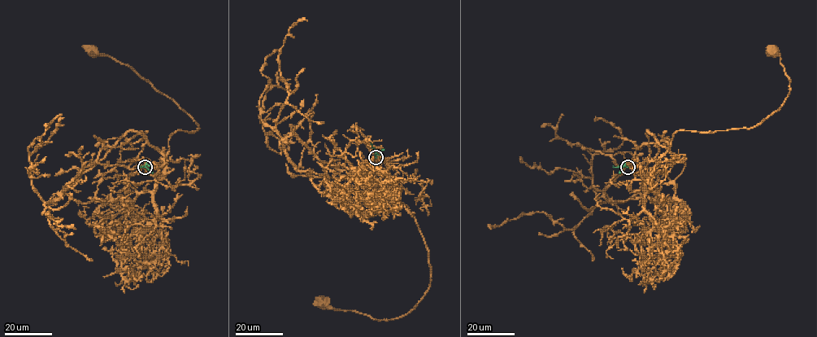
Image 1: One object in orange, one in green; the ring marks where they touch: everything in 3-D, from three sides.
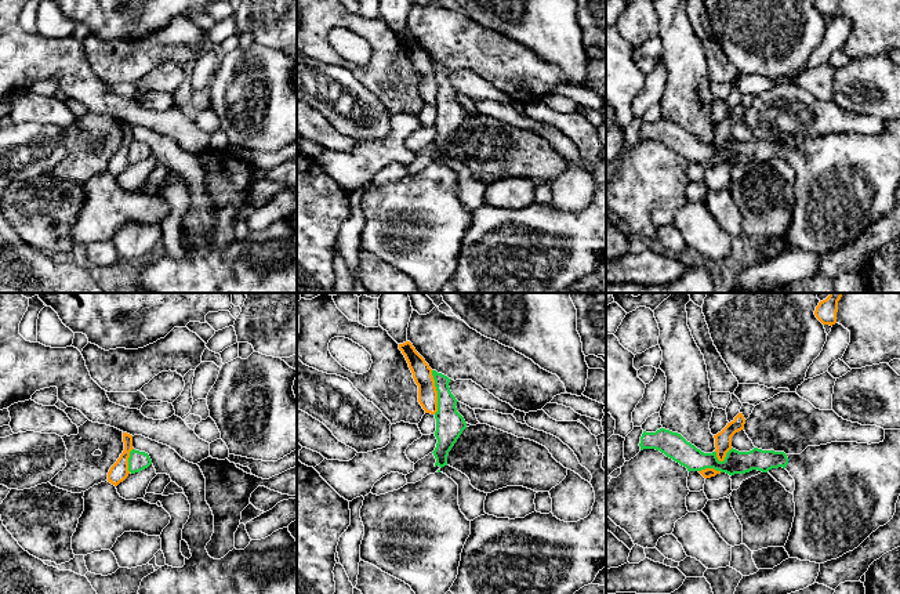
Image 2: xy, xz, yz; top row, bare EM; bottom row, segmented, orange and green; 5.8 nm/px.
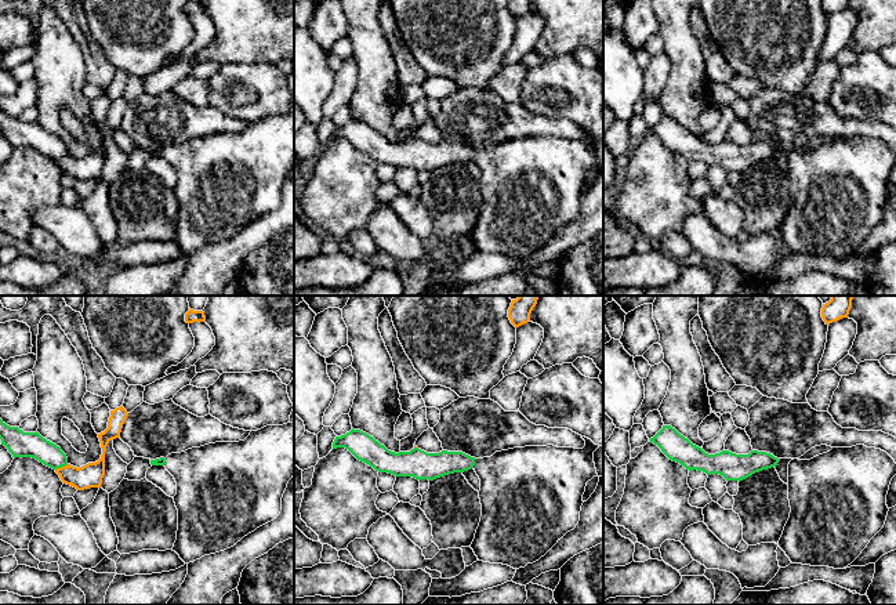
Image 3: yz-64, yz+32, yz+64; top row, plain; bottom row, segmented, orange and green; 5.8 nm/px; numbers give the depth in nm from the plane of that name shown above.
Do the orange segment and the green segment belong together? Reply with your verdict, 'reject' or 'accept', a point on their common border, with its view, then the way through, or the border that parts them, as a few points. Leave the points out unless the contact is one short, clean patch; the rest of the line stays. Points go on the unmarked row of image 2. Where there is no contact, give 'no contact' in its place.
reject; contact xz (436, 83); border xz (431, 61), (436, 82), (435, 104)

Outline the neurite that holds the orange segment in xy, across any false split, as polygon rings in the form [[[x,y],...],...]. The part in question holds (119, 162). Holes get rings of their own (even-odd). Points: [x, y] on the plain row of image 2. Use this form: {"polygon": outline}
{"polygon": [[[123,123],[123,133],[124,133],[124,141],[117,149],[117,152],[110,157],[108,163],[108,173],[117,177],[120,173],[123,173],[130,162],[128,162],[128,148],[133,138],[133,126]]]}

